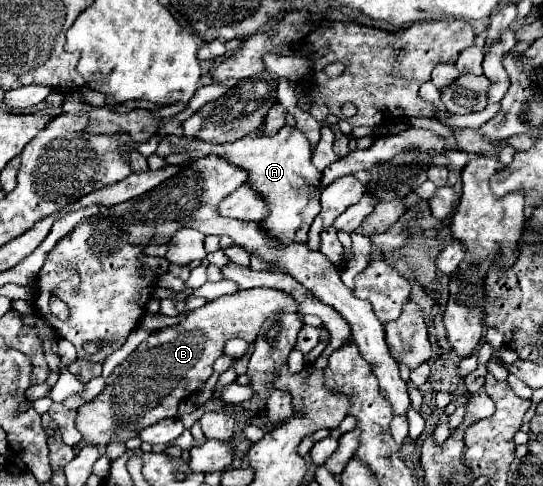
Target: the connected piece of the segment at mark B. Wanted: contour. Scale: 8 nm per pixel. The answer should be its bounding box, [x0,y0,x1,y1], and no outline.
[77,288,297,446]

